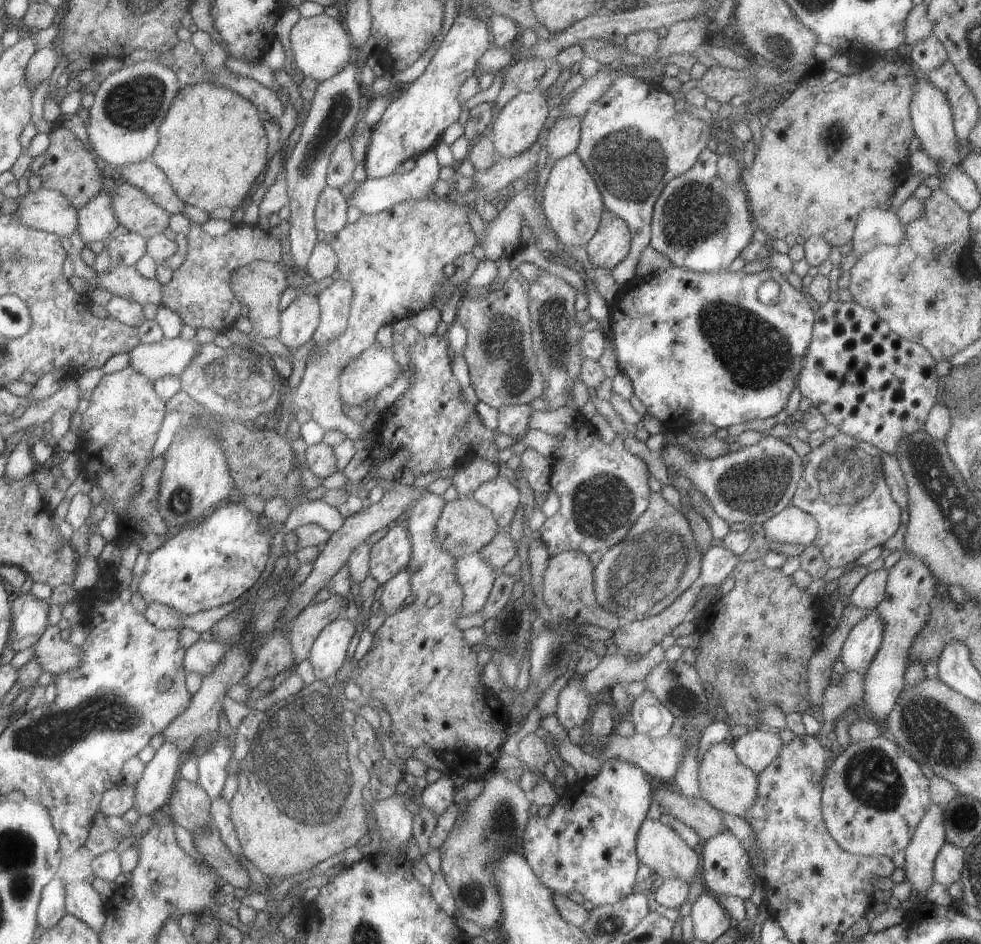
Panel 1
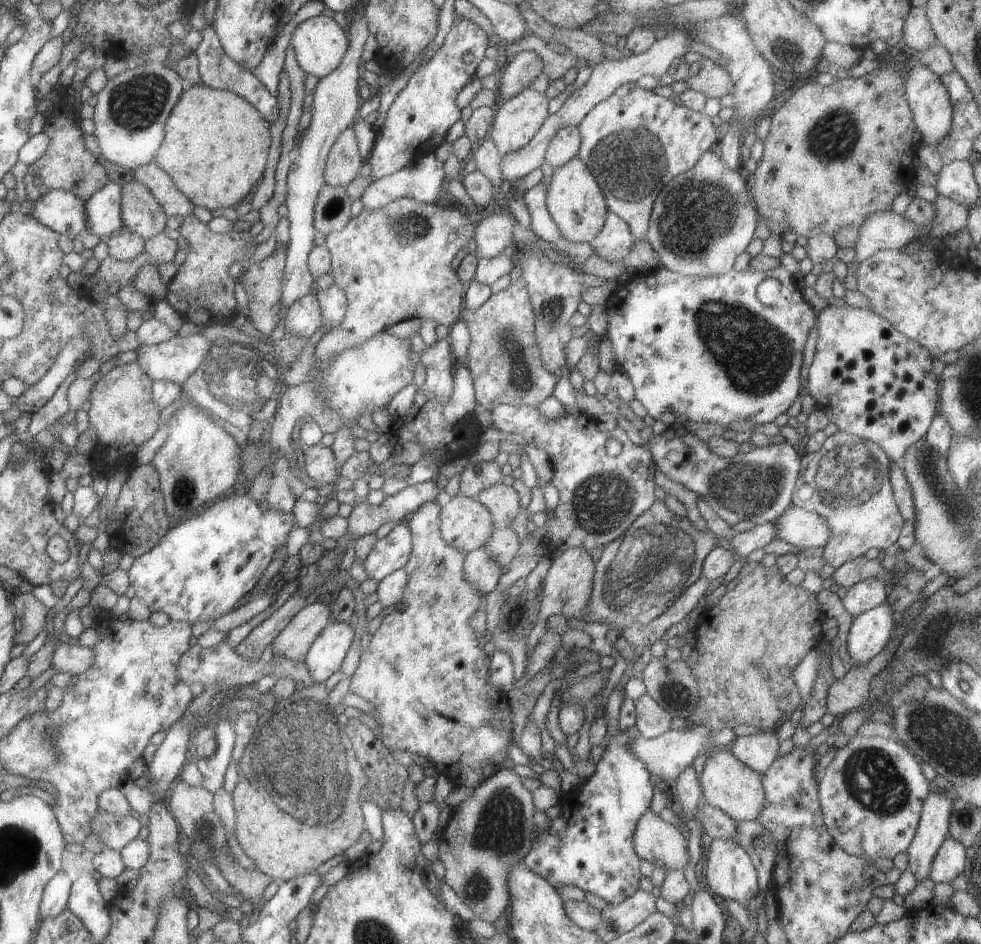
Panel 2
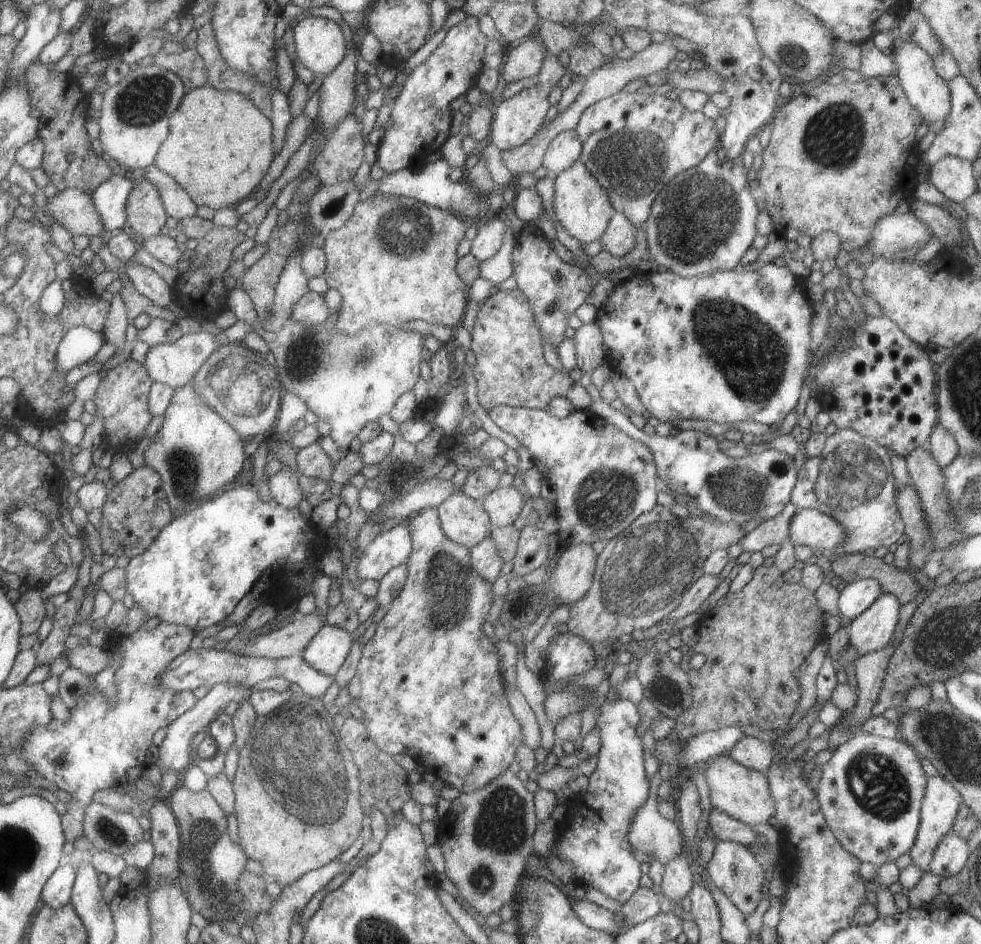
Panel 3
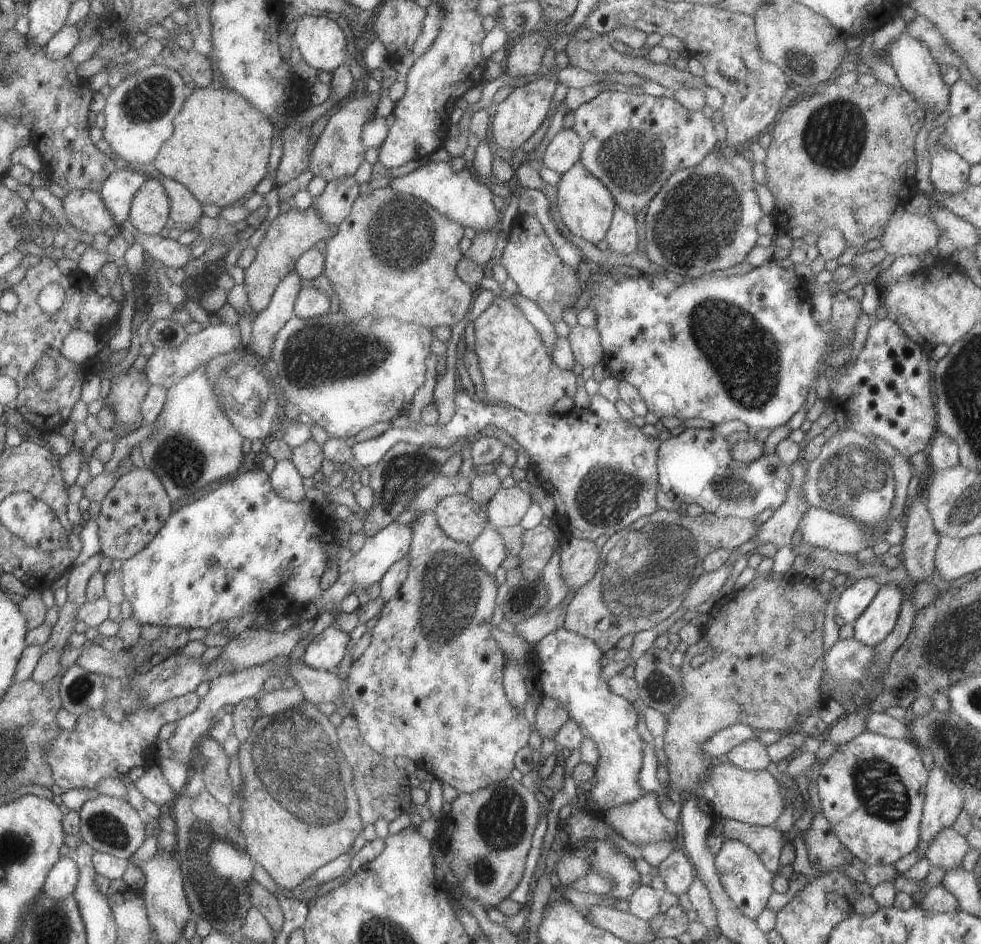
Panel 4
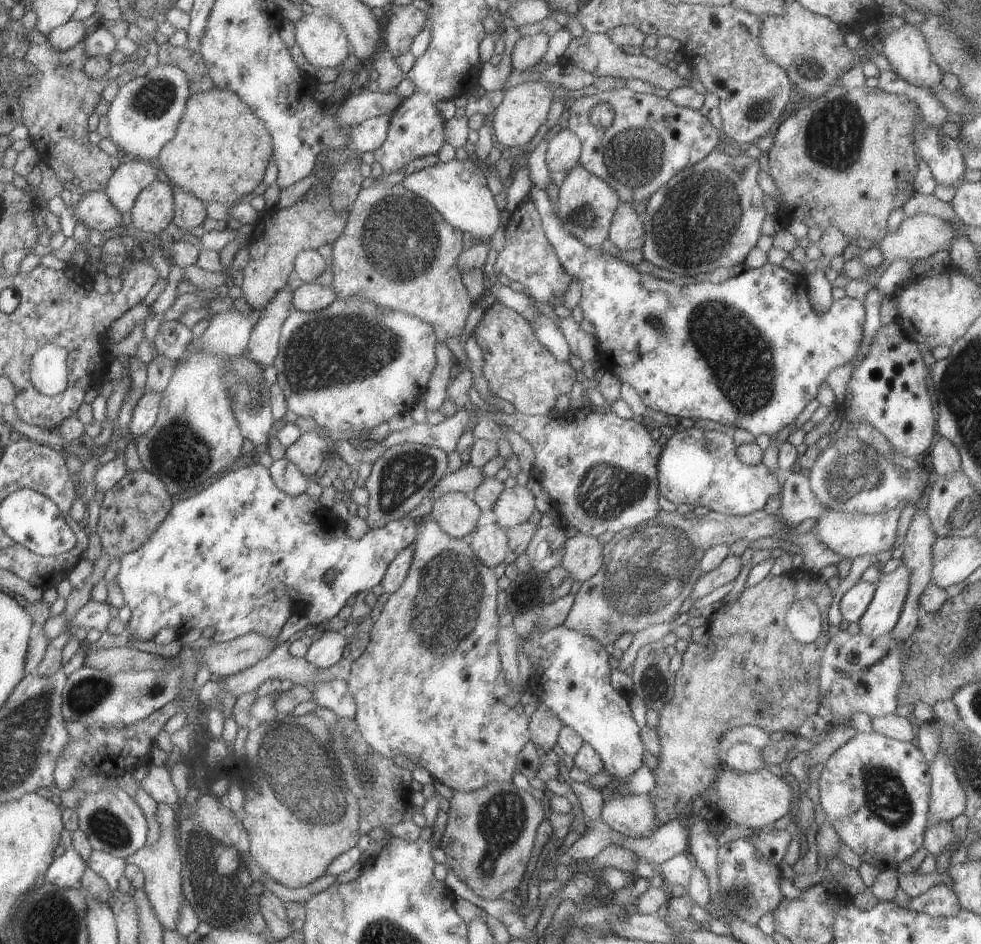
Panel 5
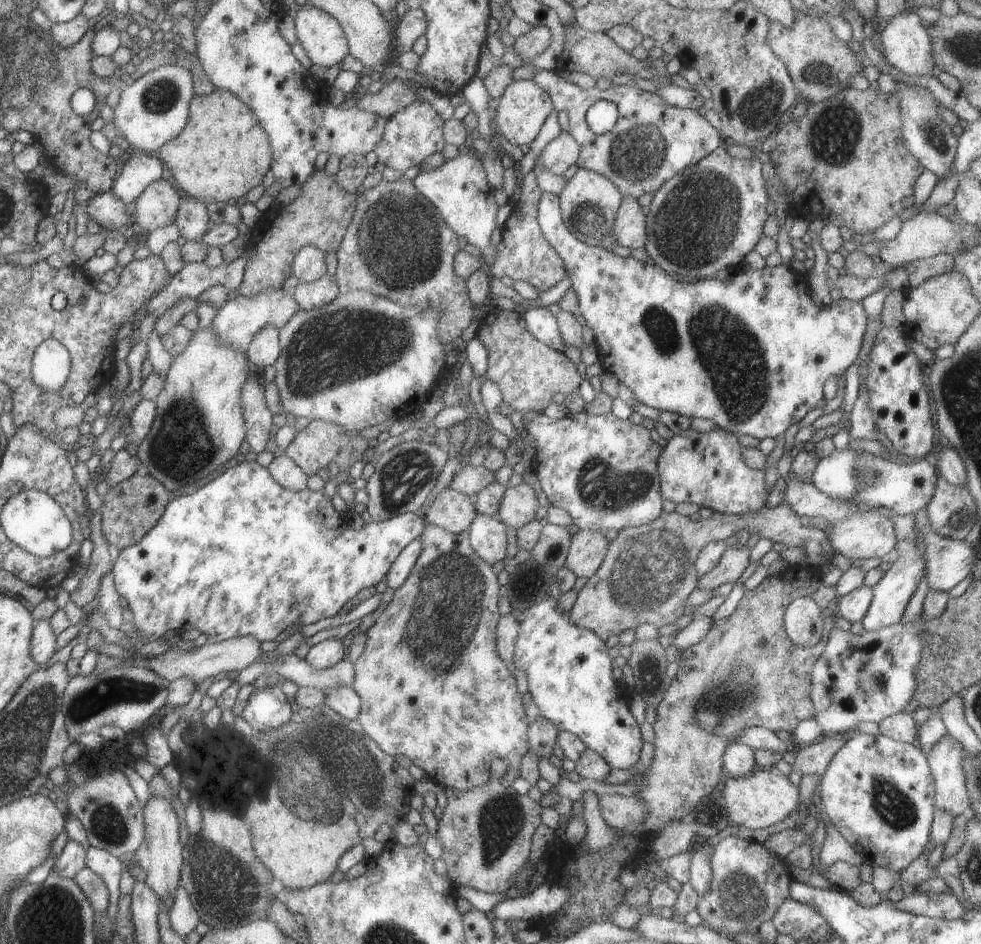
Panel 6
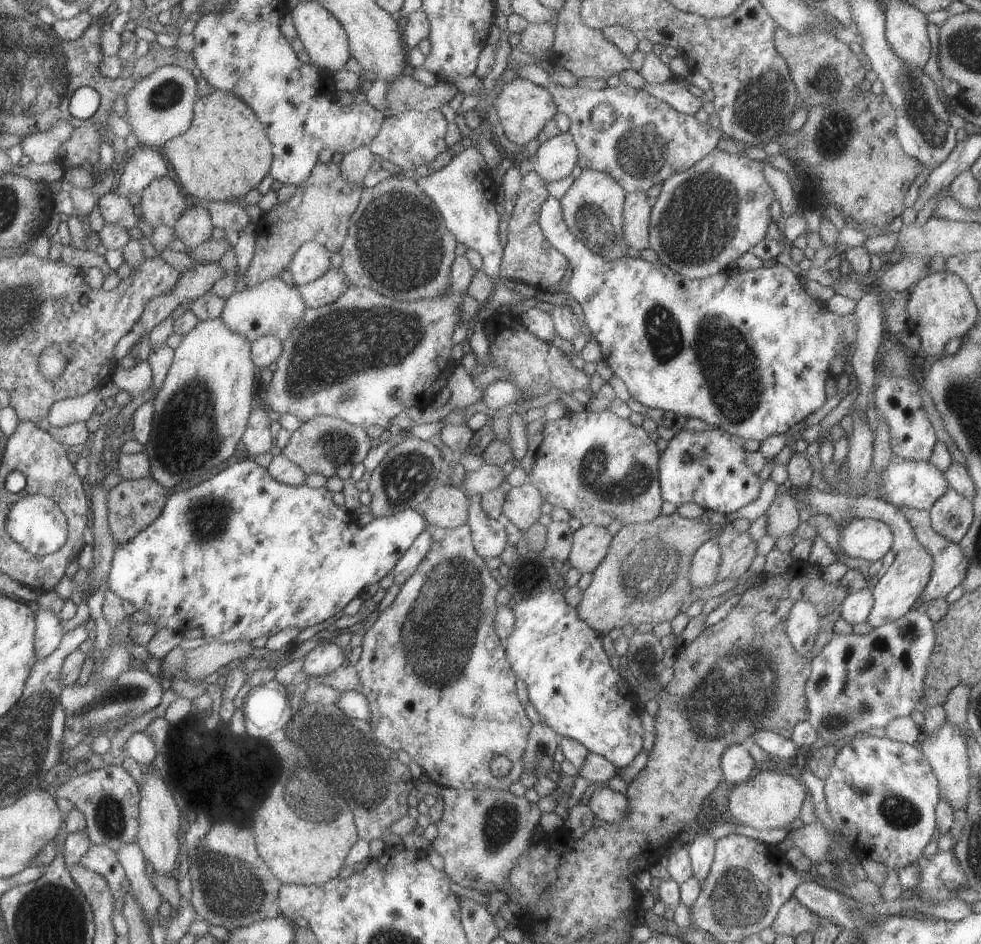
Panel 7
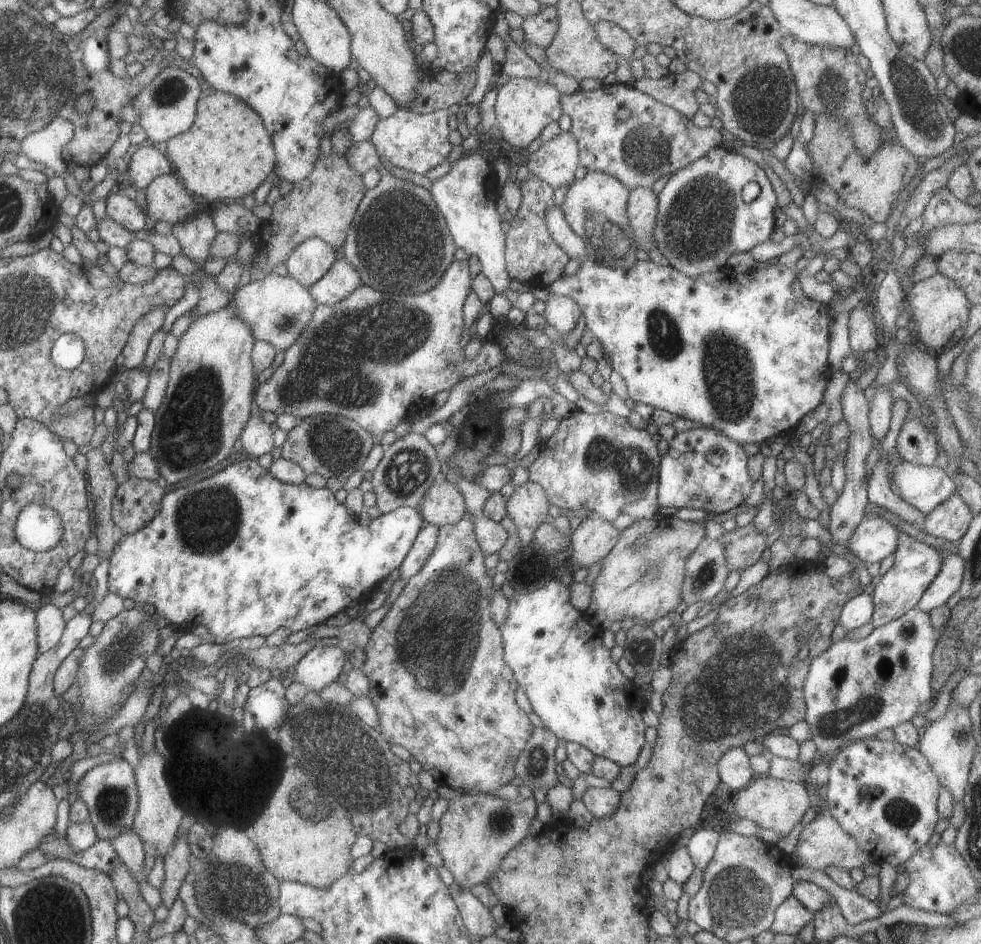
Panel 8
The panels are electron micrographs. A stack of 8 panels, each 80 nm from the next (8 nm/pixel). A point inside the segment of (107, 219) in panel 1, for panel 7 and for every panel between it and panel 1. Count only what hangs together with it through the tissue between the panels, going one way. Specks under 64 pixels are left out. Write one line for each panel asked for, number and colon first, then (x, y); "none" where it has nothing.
2: (102, 209)
3: (108, 199)
4: (117, 190)
5: (128, 179)
6: (140, 169)
7: (146, 164)

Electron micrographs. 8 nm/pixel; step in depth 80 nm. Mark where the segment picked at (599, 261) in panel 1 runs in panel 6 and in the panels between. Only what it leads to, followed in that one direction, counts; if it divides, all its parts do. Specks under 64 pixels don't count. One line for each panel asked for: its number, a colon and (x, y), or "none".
2: (613, 241)
3: (618, 238)
4: (621, 236)
5: (624, 232)
6: (629, 225)

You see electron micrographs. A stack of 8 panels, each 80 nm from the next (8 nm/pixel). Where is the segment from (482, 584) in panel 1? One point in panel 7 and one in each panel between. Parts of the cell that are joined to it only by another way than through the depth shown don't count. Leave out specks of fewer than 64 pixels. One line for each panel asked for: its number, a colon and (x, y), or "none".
2: (480, 571)
3: (484, 560)
4: (487, 549)
5: (489, 543)
6: (487, 537)
7: (488, 537)

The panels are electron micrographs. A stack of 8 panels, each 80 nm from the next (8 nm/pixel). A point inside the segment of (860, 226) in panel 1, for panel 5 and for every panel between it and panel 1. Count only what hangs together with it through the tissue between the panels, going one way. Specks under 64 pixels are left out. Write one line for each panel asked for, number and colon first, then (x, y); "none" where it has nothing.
2: (882, 230)
3: (891, 233)
4: (907, 233)
5: (916, 238)

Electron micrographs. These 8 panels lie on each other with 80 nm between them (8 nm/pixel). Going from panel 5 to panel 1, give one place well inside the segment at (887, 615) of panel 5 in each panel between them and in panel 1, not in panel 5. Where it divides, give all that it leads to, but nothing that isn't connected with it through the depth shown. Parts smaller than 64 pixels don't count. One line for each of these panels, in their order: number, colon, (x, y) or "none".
1: (858, 649)
2: (869, 631)
3: (871, 630)
4: (873, 624)

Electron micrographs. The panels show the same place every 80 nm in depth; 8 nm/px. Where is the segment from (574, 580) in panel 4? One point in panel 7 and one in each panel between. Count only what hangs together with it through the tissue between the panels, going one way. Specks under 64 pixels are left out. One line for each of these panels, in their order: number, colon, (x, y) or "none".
5: (581, 557)
6: (587, 549)
7: (590, 543)

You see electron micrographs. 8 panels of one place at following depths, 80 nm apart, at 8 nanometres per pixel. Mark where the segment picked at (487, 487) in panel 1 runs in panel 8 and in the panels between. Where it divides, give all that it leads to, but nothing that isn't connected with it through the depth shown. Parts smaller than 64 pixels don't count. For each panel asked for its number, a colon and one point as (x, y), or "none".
2: (502, 501)
3: (502, 504)
4: (505, 508)
5: (513, 506)
6: (518, 504)
7: (521, 504)
8: (526, 506)

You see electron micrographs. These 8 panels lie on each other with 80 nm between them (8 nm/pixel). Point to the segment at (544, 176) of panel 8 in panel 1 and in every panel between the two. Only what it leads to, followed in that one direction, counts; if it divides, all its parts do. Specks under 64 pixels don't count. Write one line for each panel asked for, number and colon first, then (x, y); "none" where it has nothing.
1: (563, 136)
2: (563, 146)
3: (564, 148)
4: (563, 150)
5: (563, 150)
6: (557, 155)
7: (554, 158)

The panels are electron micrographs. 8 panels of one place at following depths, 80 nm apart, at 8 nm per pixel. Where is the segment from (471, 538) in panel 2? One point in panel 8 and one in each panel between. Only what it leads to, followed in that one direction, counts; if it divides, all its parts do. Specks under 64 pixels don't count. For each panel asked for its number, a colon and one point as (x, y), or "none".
3: (464, 521)
4: (461, 518)
5: (456, 514)
6: (452, 511)
7: (446, 506)
8: (442, 504)

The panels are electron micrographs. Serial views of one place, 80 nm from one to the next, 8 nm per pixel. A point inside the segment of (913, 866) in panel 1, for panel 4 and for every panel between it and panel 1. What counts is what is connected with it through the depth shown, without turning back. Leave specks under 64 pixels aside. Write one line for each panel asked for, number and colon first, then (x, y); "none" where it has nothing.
2: (932, 828)
3: (940, 801)
4: (943, 801)

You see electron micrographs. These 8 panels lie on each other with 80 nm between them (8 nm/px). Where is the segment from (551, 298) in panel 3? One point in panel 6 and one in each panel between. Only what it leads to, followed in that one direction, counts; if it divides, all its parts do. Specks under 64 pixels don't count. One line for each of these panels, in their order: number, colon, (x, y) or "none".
4: (529, 258)
5: (527, 257)
6: (526, 255)

